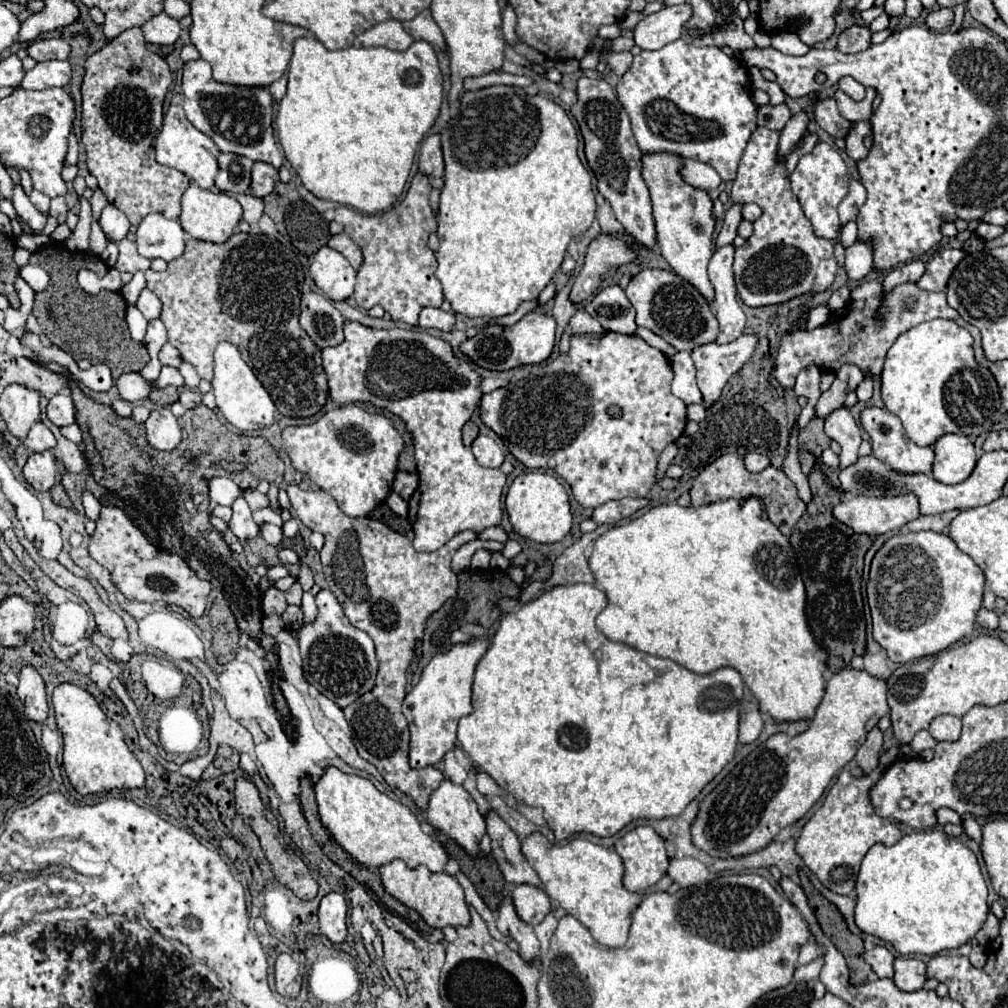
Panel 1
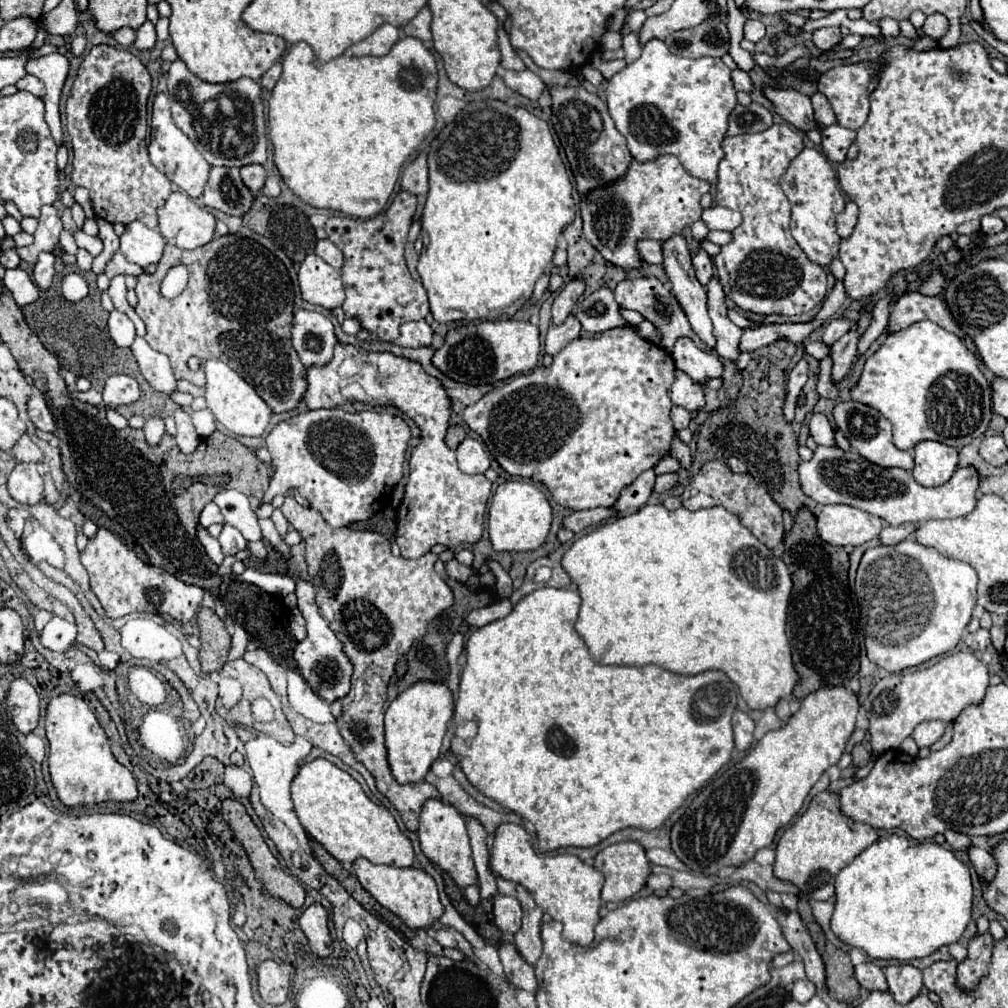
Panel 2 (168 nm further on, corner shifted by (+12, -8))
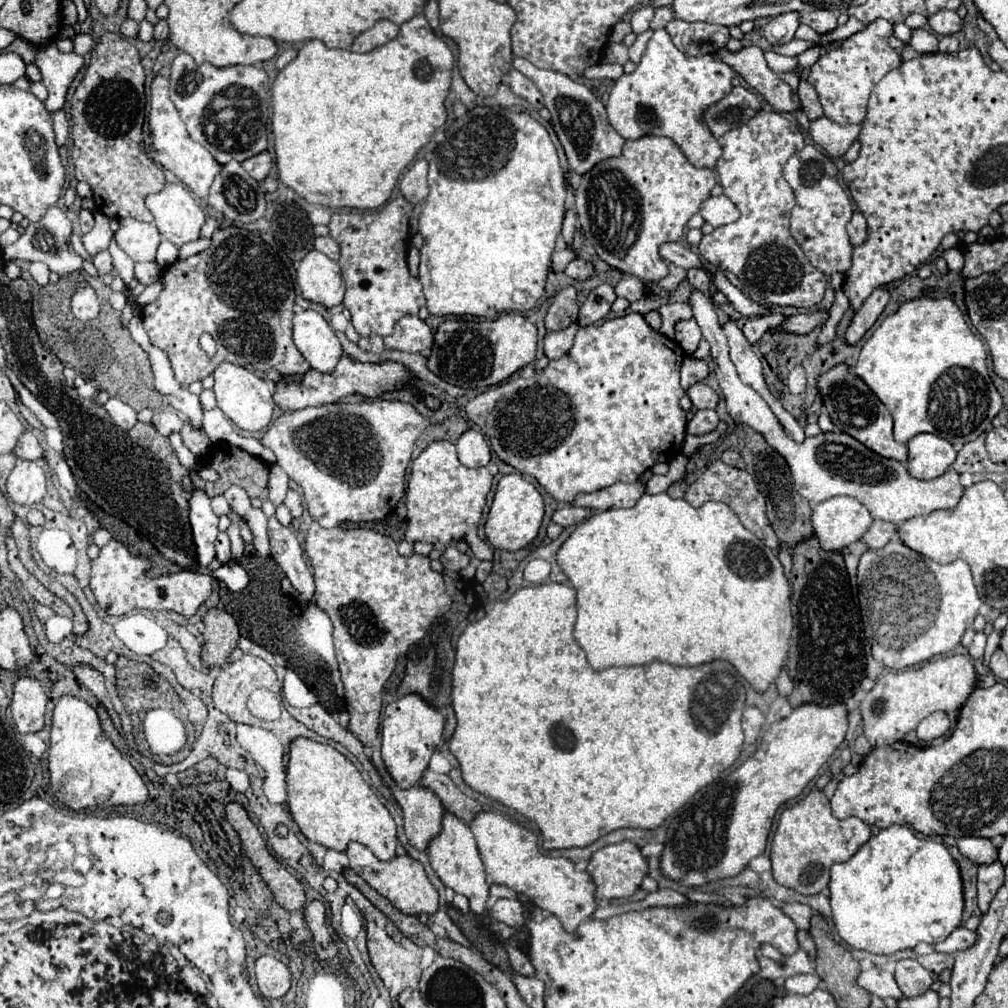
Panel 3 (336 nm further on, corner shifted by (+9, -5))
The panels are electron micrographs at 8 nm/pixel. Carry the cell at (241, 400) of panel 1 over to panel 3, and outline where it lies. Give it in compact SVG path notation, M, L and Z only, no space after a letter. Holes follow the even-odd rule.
M221 362L215 372L213 372L213 378L215 378L215 386L213 386L213 392L215 392L215 398L217 398L217 406L223 410L223 414L235 422L235 426L239 426L241 430L247 430L247 432L261 432L263 436L265 432L269 430L269 426L274 422L273 420L273 408L275 408L275 400L273 400L273 386L269 382L265 382L263 378L255 376L253 372L241 368L241 366L235 366L231 362Z

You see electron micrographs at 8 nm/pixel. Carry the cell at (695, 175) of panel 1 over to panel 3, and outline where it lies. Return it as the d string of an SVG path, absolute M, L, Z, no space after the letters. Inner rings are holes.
M643 136L639 140L627 140L619 158L607 158L599 162L581 178L581 184L575 190L577 220L585 240L597 250L601 260L645 282L657 282L667 276L667 264L659 256L657 248L663 242L675 242L683 236L687 220L699 212L701 204L709 198L709 192L715 184L715 172L689 164L673 140L667 140L663 136Z

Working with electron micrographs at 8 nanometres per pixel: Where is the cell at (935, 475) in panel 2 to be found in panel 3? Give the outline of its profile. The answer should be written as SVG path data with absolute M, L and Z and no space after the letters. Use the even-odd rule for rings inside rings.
M919 434L907 442L909 448L909 474L919 480L933 480L947 472L947 468L955 462L955 448L935 436L935 434Z

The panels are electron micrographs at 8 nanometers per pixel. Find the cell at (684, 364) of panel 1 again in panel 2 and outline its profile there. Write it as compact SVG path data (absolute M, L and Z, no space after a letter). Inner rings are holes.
M676 371L676 379L674 379L668 395L674 405L682 405L688 411L700 411L706 405L702 387L698 383L692 383L692 379L688 375L684 375L682 371Z

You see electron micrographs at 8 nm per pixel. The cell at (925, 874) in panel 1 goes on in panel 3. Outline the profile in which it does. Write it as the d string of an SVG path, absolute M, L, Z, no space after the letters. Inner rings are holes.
M893 824L881 830L877 836L871 836L871 840L863 844L851 860L833 864L829 890L833 922L839 936L849 946L867 950L871 954L895 954L899 950L915 948L921 942L933 944L933 940L945 940L955 928L961 926L961 916L965 910L961 870L949 854L947 846L923 838L907 826L899 824Z

